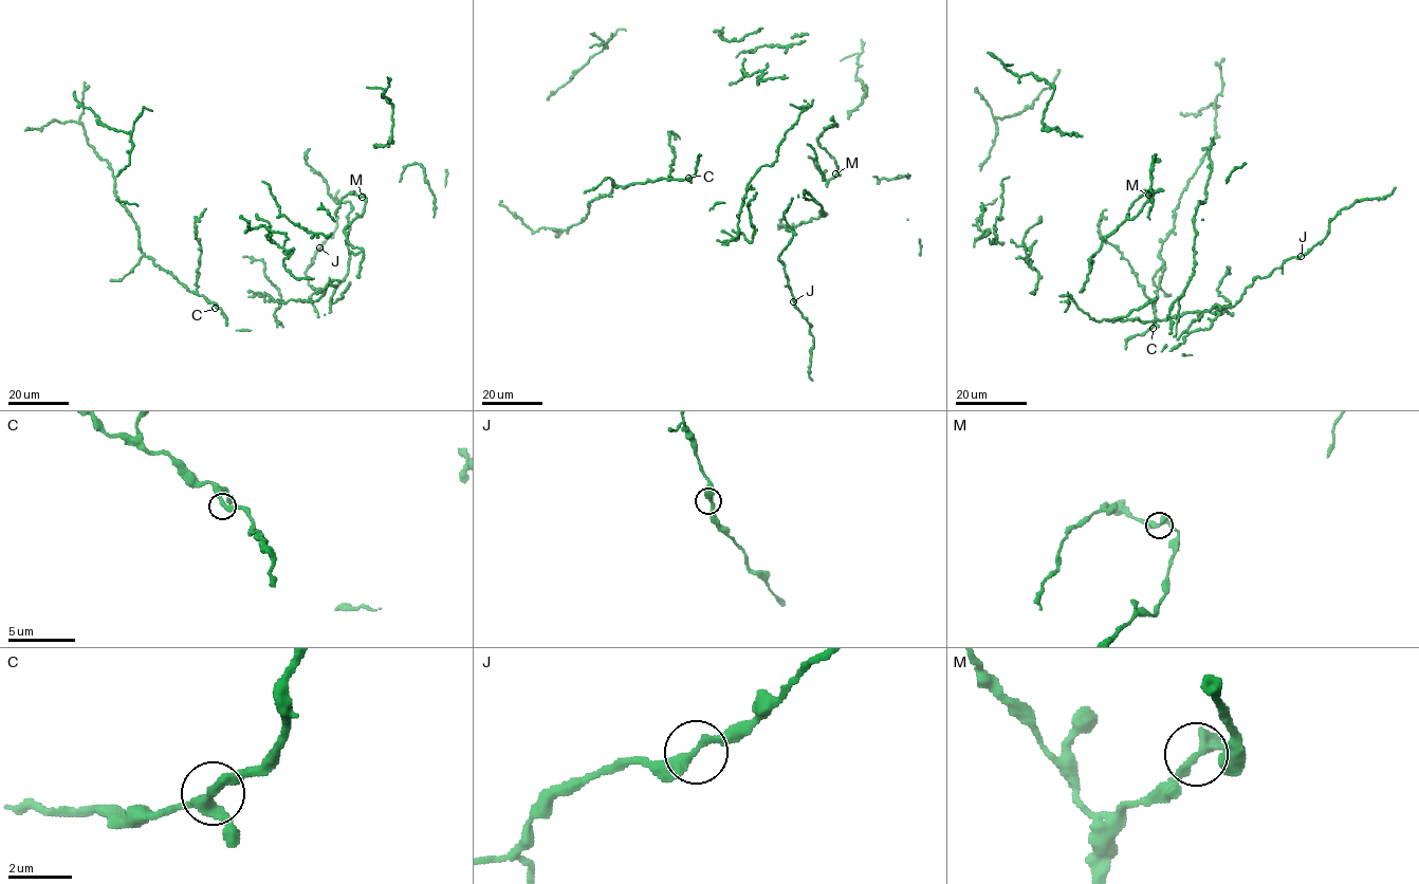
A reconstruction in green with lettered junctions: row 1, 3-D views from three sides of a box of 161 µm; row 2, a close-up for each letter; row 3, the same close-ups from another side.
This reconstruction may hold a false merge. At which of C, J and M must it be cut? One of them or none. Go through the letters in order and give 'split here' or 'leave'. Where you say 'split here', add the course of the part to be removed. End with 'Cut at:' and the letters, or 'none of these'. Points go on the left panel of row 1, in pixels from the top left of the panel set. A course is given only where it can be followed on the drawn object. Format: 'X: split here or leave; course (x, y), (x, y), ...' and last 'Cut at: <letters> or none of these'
C: leave
J: leave
M: split here; course (362, 197), (348, 192), (341, 202), (336, 216)
Cut at: M

